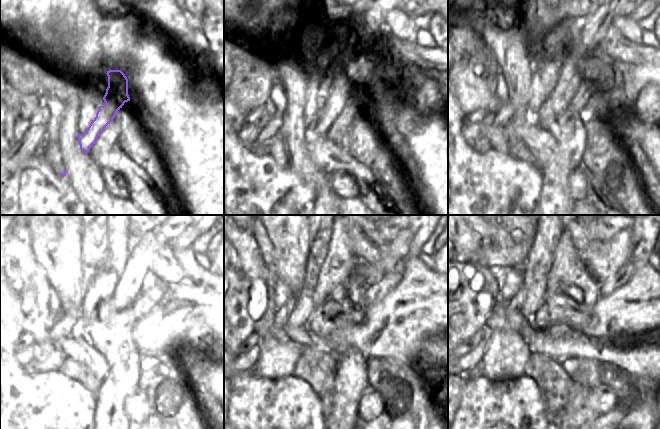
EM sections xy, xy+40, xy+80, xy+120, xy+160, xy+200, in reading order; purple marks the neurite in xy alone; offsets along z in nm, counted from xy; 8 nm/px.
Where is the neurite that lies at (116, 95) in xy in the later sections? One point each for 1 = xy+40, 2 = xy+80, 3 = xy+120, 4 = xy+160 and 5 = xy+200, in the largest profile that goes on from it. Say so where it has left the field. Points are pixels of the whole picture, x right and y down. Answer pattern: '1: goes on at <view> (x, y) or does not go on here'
1: goes on at xy+40 (343, 83)
2: goes on at xy+80 (572, 71)
3: goes on at xy+120 (108, 323)
4: goes on at xy+160 (341, 309)
5: goes on at xy+200 (580, 296)

